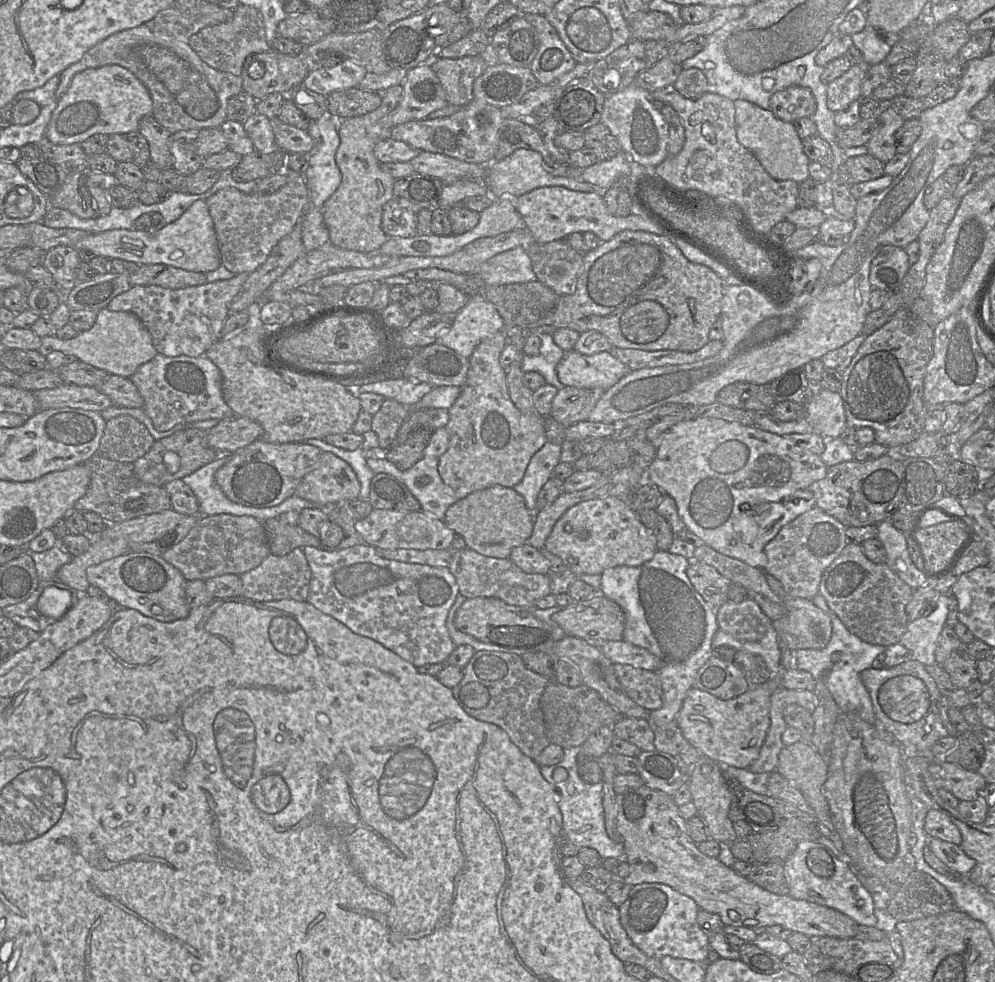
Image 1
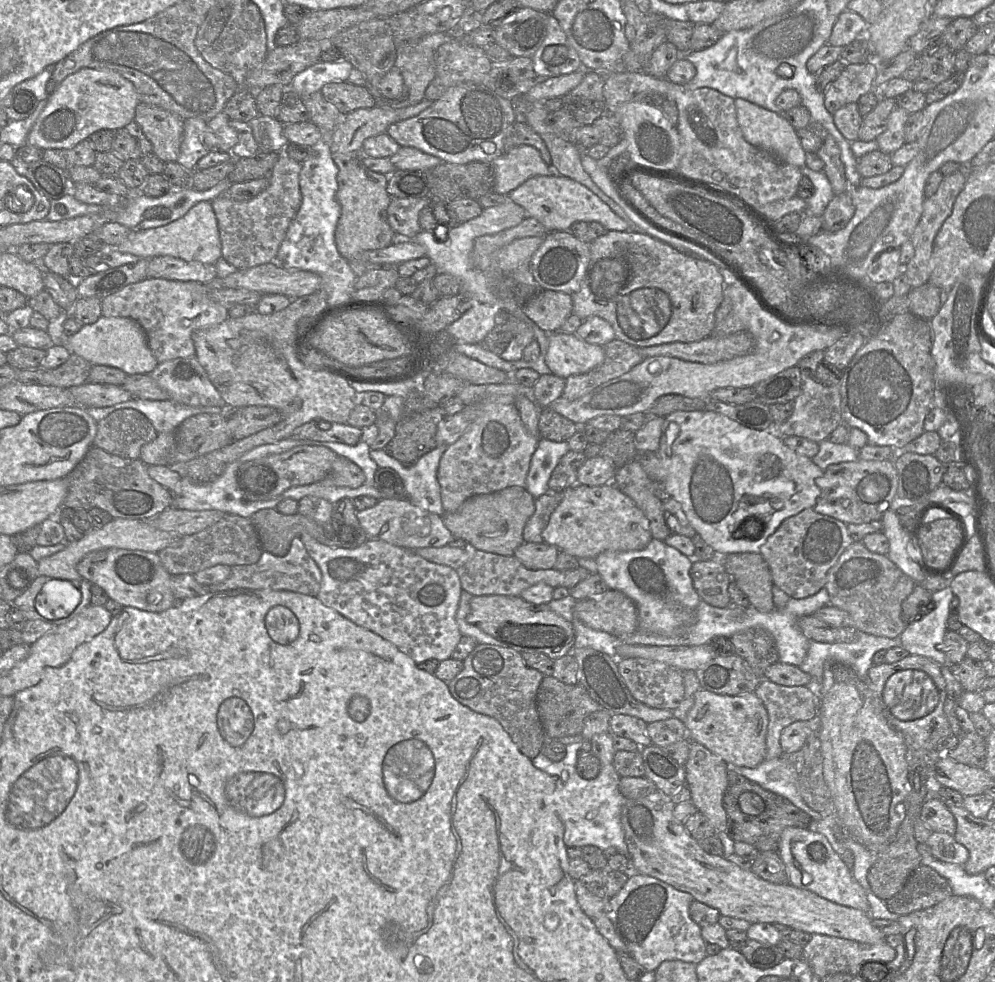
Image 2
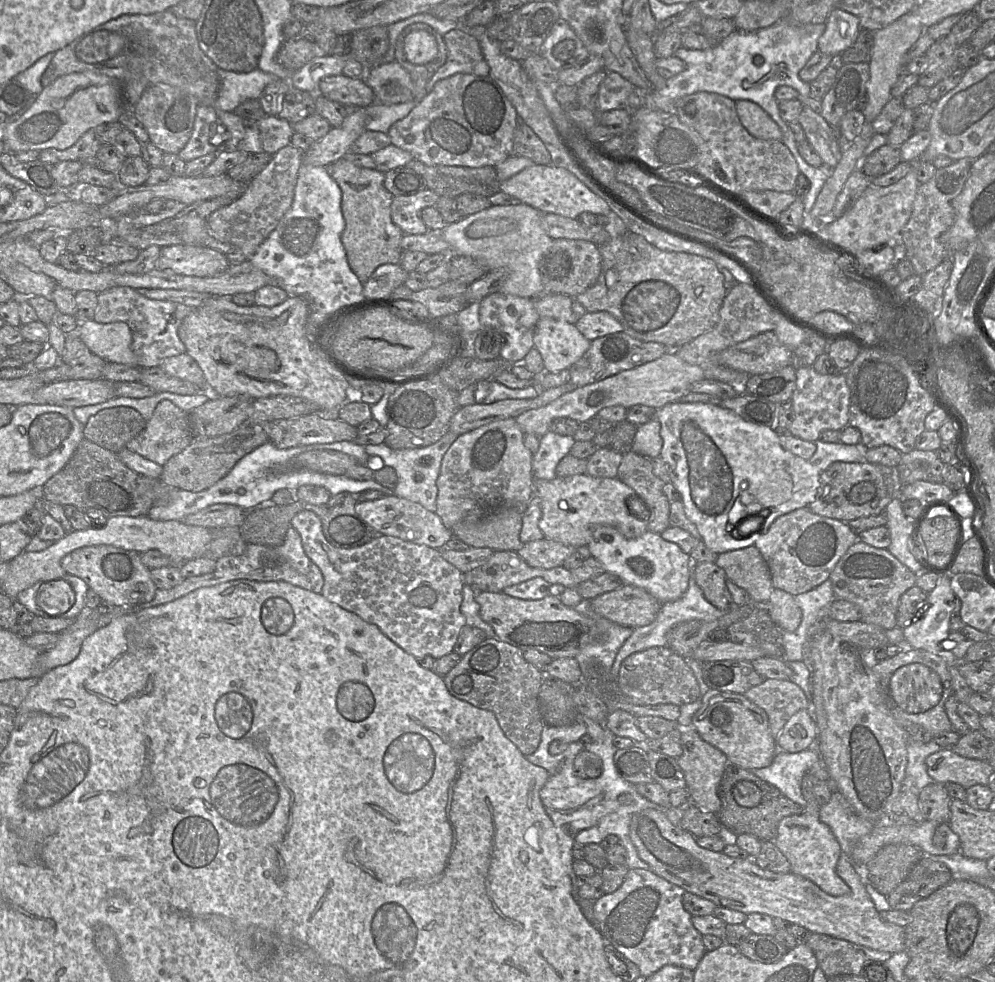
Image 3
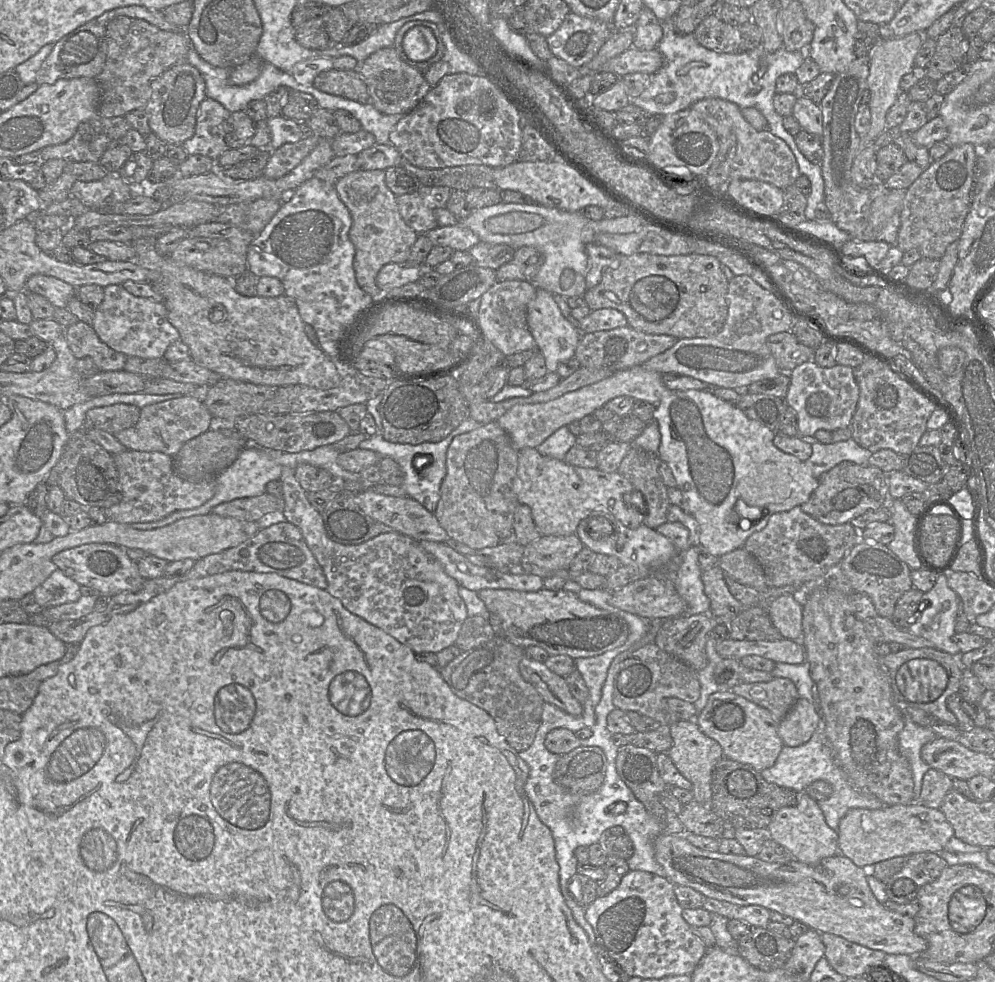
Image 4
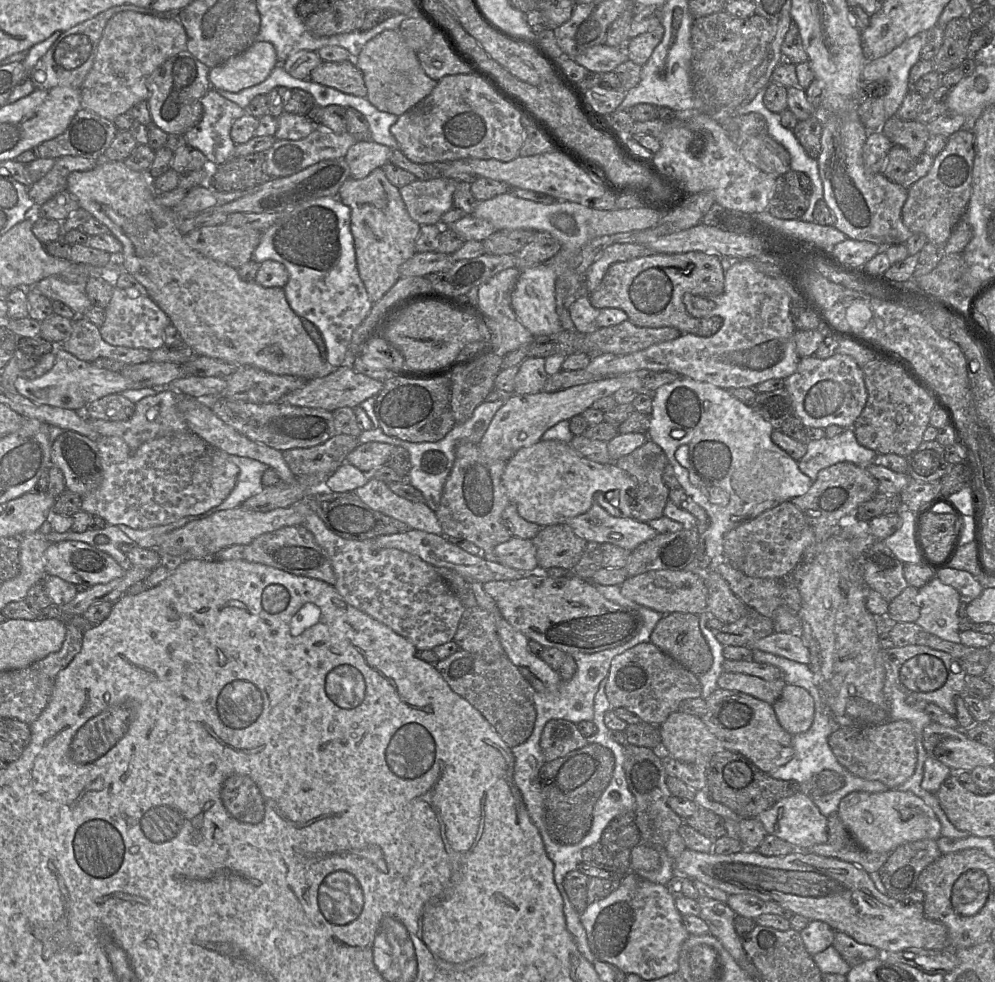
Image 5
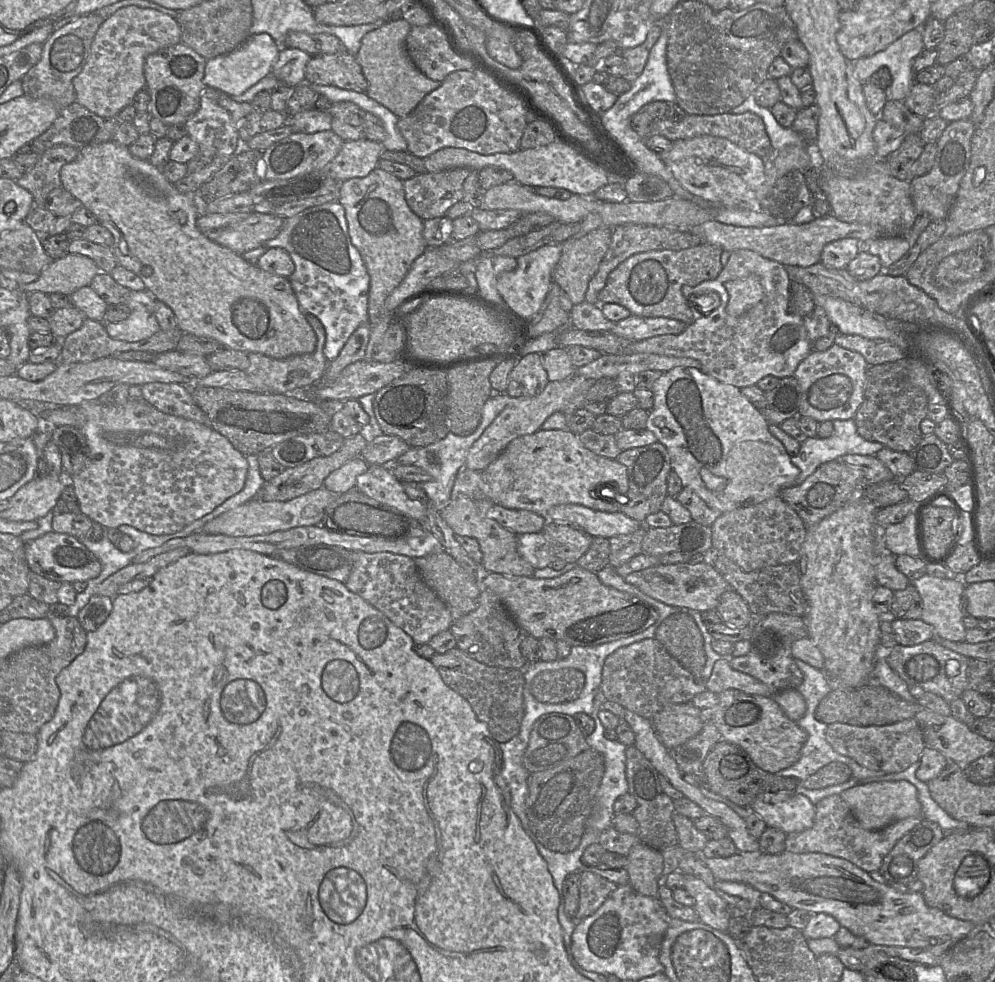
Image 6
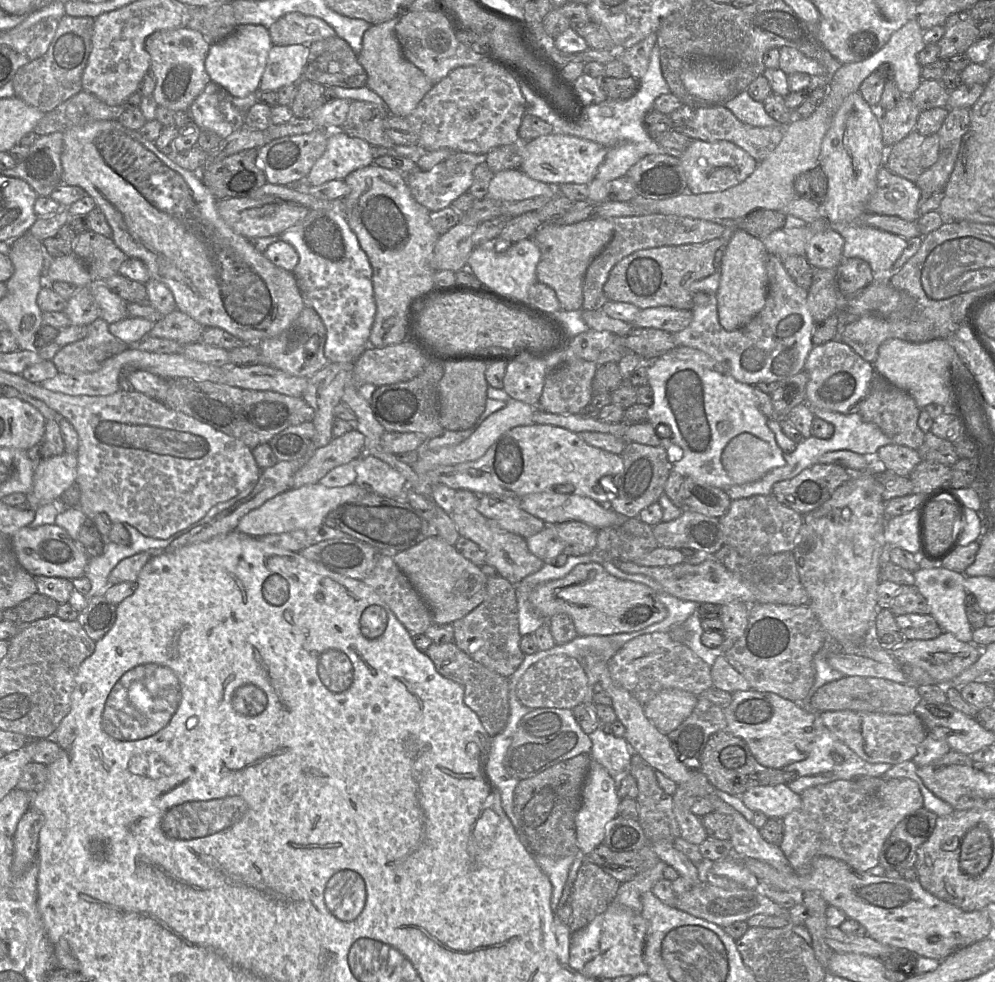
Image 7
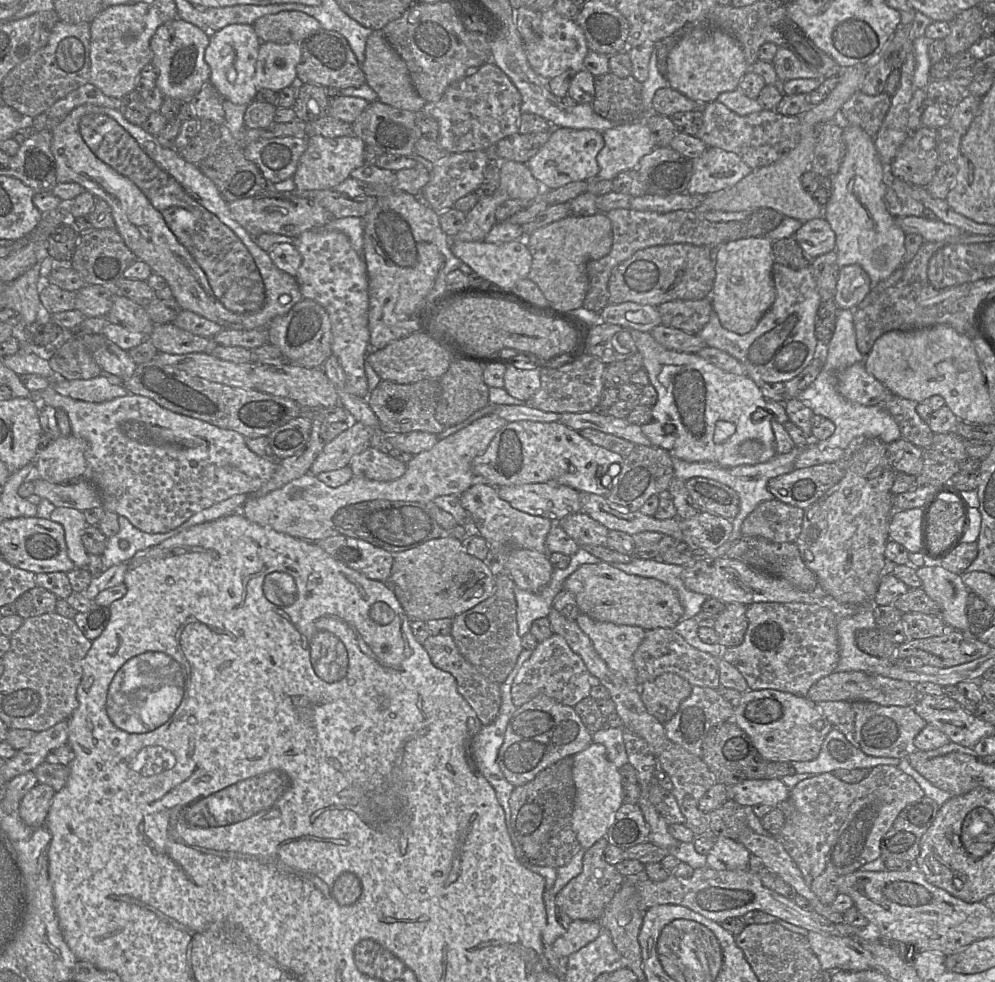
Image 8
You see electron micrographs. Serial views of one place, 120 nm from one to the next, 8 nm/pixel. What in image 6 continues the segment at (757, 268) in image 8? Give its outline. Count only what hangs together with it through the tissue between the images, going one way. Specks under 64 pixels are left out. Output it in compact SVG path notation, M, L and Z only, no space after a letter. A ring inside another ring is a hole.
M748 276L725 283L729 294L726 307L732 317L740 317L763 298L763 287L757 276Z

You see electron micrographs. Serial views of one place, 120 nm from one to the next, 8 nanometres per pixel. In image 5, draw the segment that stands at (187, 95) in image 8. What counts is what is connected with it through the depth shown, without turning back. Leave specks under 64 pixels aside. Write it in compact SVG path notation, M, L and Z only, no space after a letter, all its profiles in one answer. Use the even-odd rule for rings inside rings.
M188 50L182 51L159 66L148 78L148 107L152 123L167 134L184 134L202 118L201 99L212 88L210 68Z

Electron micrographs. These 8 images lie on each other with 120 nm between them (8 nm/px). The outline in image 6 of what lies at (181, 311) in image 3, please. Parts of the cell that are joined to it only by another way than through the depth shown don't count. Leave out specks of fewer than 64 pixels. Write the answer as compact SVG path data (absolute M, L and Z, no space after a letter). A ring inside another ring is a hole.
M131 291L125 302L130 309L129 316L120 322L105 324L107 334L115 340L136 342L160 331L154 313L155 300L147 291Z

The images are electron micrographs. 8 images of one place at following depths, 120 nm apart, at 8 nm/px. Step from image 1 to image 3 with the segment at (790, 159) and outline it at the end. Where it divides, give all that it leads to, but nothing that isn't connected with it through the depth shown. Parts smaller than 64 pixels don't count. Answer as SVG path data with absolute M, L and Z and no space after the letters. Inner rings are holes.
M737 100L736 110L740 122L753 137L782 140L782 132L777 123L757 103L750 100Z

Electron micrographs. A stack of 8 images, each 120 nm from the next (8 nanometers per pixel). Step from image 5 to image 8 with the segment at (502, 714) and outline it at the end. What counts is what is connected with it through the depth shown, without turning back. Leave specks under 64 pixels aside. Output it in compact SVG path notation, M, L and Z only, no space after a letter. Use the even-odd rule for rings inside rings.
M450 634L430 635L423 646L434 666L450 673L455 678L458 692L475 711L481 724L489 725L494 722L501 706L501 684L490 681L469 663L459 652Z

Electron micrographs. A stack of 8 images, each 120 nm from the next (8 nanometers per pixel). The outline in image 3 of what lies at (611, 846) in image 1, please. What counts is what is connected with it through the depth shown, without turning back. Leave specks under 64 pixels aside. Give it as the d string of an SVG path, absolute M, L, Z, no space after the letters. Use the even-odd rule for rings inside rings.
M544 723L537 750L525 756L529 762L543 767L548 772L548 780L540 791L540 798L556 829L561 858L571 878L572 895L574 895L574 875L576 875L572 868L574 861L572 848L575 843L583 845L600 844L608 835L616 835L627 851L627 867L629 869L650 869L649 865L639 857L637 849L631 841L630 822L635 813L645 809L655 809L663 812L666 810L666 808L640 795L635 789L635 785L624 780L619 774L614 764L614 755L618 749L613 744L615 735L610 729L605 730L602 740L586 745L580 741L585 734L587 734L587 728L584 724L573 723L568 726L555 727ZM554 740L570 744L561 754L551 755L549 745ZM584 748L596 754L602 760L603 772L598 778L581 779L574 774L574 759Z

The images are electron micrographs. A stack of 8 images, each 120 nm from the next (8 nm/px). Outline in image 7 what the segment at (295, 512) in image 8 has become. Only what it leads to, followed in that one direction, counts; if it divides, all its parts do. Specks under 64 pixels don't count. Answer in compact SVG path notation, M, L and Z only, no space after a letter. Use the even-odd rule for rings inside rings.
M511 399L506 407L489 415L480 426L463 442L454 446L444 446L438 450L416 449L419 451L417 461L410 465L417 474L419 480L416 483L408 483L408 490L412 490L424 497L430 497L435 485L427 477L427 472L438 466L461 464L464 462L475 461L481 458L487 450L507 431L517 426L528 426L534 424L533 414L536 406L528 405L524 402ZM316 483L316 484L309 484L309 485L304 485L302 487L299 488L290 488L278 495L276 495L275 497L269 499L268 501L266 501L265 503L263 503L261 506L259 506L258 508L255 508L251 511L249 511L247 514L245 514L238 522L238 525L236 527L236 530L245 534L248 534L252 537L263 537L266 535L271 535L271 534L281 534L281 533L286 533L286 532L291 532L291 531L295 531L295 530L305 530L305 529L313 529L316 528L320 525L322 525L324 523L324 519L327 516L327 514L332 511L333 509L337 508L338 506L345 504L349 501L353 501L356 499L359 499L363 496L365 496L367 493L371 493L368 492L367 490L361 488L360 486L358 486L356 483L353 484L349 484L347 486L343 486L343 487L326 487L320 483Z

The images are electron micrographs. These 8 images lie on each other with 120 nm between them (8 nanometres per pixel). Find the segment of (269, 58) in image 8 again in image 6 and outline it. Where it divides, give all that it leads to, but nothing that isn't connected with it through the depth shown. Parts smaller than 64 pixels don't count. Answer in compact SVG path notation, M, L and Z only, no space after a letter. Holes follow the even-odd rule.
M282 48L273 64L271 73L280 85L296 87L305 83L305 68L312 56L298 48Z

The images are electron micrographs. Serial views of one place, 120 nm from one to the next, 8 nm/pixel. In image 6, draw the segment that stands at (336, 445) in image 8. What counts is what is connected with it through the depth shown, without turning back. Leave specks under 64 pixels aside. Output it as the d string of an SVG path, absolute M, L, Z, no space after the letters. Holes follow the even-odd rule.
M355 434L351 437L344 438L341 447L329 456L313 458L302 465L285 468L278 476L266 481L260 489L260 494L255 498L263 501L288 501L310 491L322 487L325 478L334 470L340 468L349 460L360 457L361 452L367 445L367 440L363 434Z

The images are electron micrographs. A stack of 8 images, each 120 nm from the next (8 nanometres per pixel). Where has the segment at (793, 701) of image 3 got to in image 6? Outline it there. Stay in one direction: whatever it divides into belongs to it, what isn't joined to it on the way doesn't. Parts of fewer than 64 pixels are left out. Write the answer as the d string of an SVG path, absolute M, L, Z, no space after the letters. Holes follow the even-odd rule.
M724 658L715 662L706 687L716 694L736 689L749 695L772 696L772 691L767 685L748 674L734 670Z

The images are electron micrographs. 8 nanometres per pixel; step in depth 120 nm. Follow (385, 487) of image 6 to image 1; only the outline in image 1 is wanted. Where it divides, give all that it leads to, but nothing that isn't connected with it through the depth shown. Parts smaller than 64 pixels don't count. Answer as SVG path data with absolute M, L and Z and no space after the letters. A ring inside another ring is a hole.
M373 509L364 519L356 520L355 529L366 544L376 549L451 549L456 533L449 529L443 520L433 517L423 510Z

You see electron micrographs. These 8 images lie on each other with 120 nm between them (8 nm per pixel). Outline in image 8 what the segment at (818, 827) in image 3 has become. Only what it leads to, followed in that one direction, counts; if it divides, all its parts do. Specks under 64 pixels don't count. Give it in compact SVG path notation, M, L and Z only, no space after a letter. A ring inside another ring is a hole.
M779 778L745 780L729 788L729 799L751 807L757 804L779 807L790 795L791 790Z

